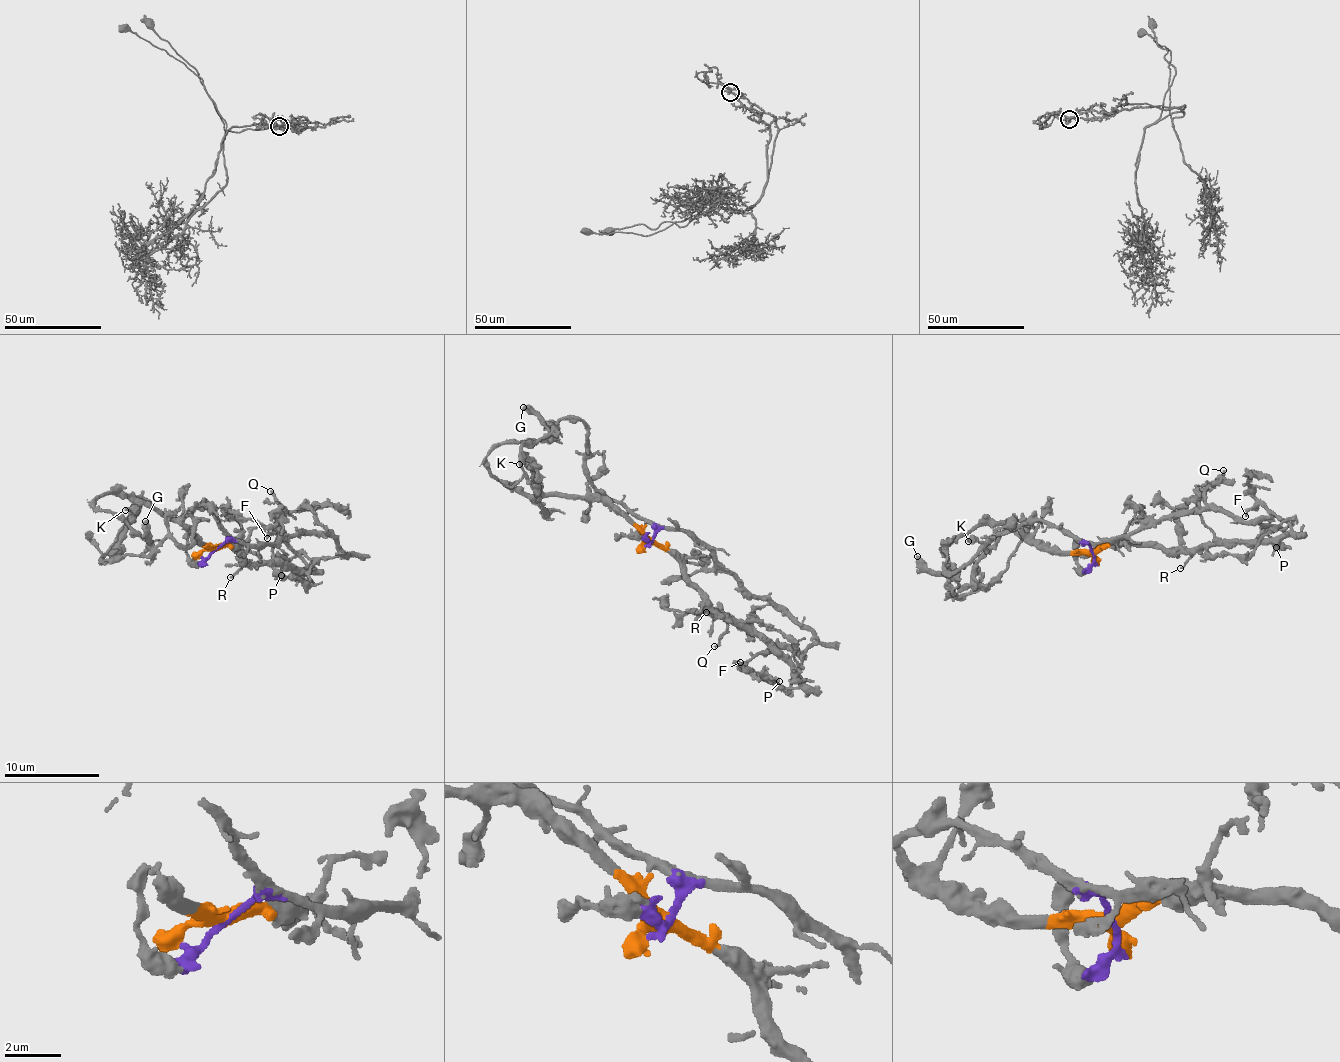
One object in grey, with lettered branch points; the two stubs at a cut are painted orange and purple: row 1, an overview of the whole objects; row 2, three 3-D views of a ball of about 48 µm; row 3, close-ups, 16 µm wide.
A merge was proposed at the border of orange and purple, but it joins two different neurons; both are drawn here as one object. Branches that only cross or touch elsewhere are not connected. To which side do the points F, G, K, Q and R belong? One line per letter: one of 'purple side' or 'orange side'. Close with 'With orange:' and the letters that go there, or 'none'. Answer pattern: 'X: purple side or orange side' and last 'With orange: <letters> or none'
F: orange side
G: orange side
K: orange side
Q: orange side
R: orange side
With orange: F, G, K, Q, R

